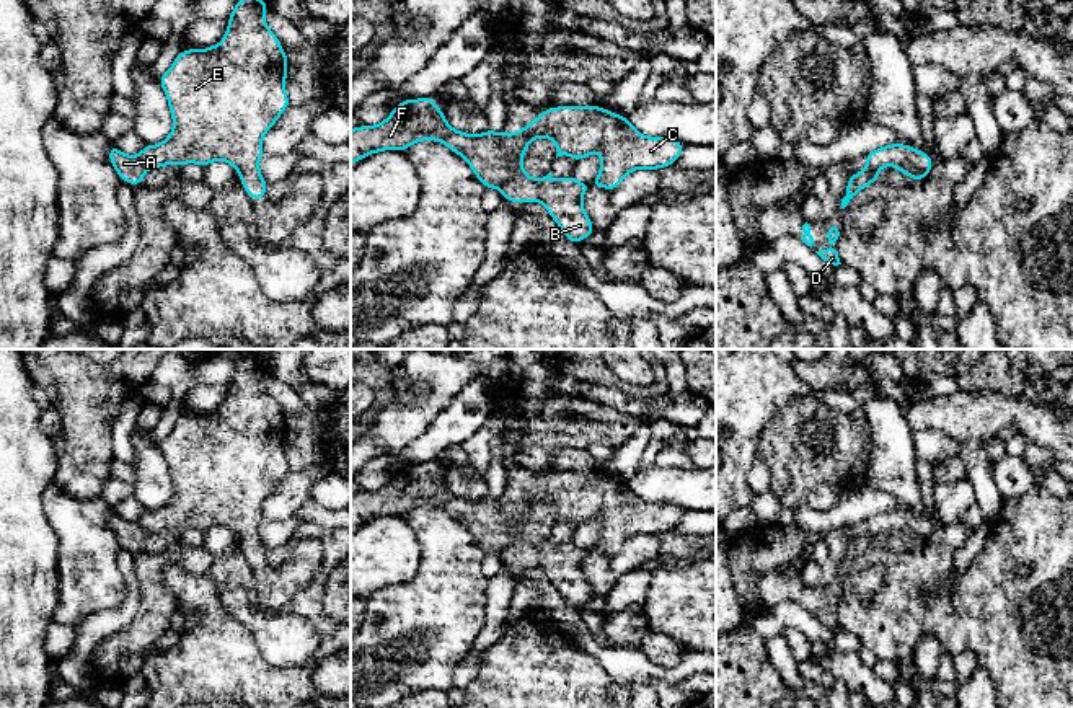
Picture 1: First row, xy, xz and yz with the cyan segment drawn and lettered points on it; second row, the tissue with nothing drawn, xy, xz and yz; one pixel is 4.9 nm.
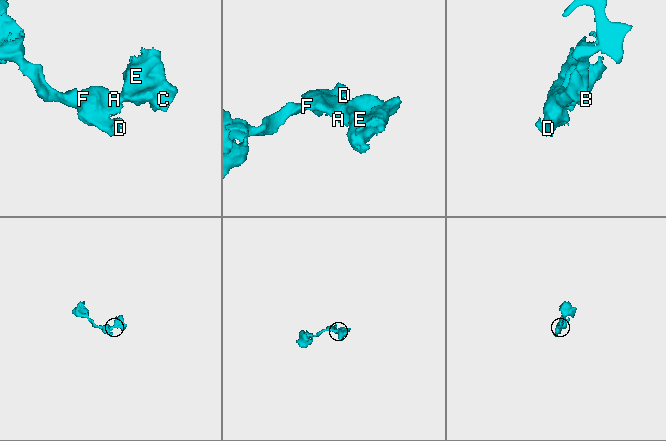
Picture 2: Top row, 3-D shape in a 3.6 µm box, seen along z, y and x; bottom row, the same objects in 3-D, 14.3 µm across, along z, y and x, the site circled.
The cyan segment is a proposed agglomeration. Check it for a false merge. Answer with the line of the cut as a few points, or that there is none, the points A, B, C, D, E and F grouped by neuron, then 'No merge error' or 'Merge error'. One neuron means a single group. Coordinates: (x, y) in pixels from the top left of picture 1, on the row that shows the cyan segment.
Split along xz (503, 132), (501, 144), (509, 178), (499, 188). Groups: A D F / B C E. Merge error

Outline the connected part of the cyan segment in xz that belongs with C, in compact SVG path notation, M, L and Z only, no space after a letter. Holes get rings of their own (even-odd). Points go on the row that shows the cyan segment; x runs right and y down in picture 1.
M603 106L546 108L532 124L523 126L517 134L502 132L501 145L510 170L510 178L501 188L504 199L512 201L515 206L527 201L541 202L571 243L579 243L595 232L582 206L582 196L589 188L600 186L607 191L613 191L623 183L625 176L634 170L660 170L673 165L685 147L685 144L677 139L646 137L626 116L610 113ZM541 137L548 137L554 142L558 150L556 158L569 155L574 158L574 163L589 157L592 152L598 152L602 166L597 178L587 184L579 183L574 175L553 181L551 171L545 178L530 178L522 166L522 158L528 144Z

